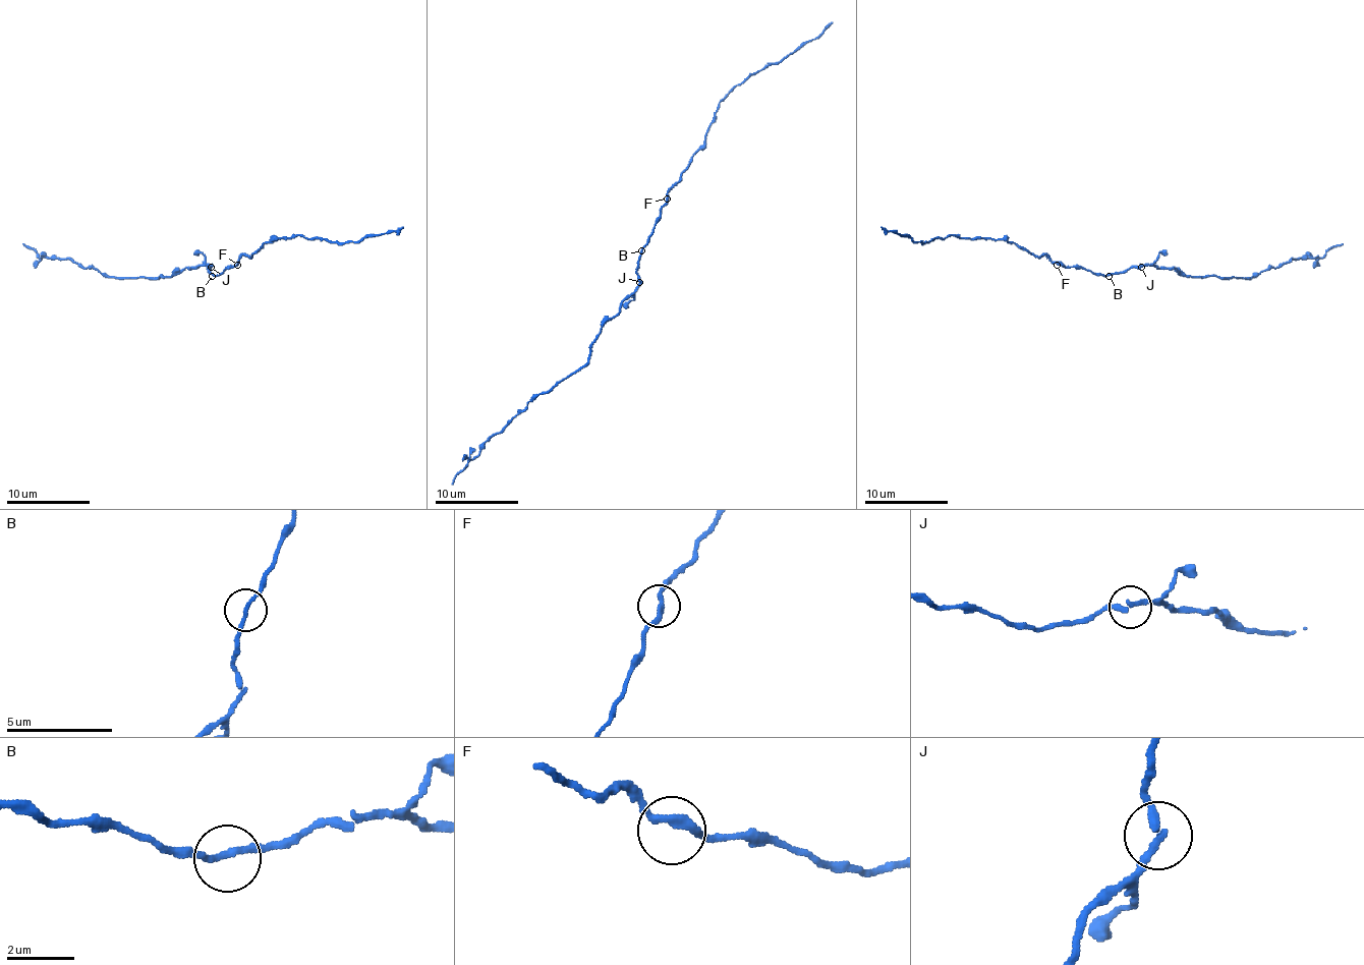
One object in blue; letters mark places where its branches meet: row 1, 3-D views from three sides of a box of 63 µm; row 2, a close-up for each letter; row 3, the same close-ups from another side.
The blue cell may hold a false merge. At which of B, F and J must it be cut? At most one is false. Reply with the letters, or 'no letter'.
no letter

